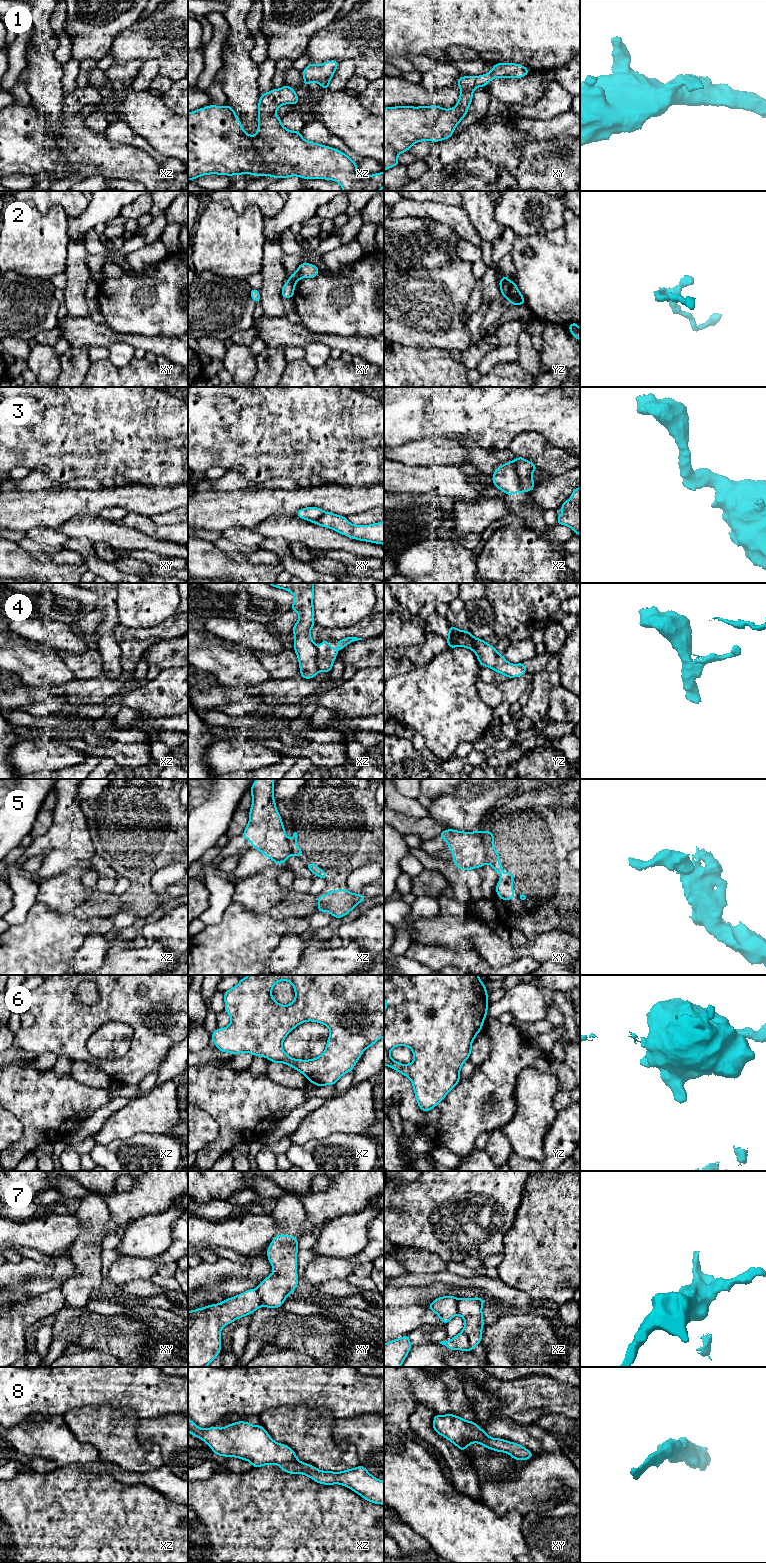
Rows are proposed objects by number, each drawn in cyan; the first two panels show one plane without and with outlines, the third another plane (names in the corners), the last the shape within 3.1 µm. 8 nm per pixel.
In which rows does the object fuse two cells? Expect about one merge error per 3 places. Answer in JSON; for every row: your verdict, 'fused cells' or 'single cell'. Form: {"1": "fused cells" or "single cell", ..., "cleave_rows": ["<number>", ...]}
{"1": "single cell", "2": "fused cells", "3": "fused cells", "4": "fused cells", "5": "fused cells", "6": "fused cells", "7": "fused cells", "8": "single cell", "cleave_rows": ["2", "3", "4", "5", "6", "7"]}

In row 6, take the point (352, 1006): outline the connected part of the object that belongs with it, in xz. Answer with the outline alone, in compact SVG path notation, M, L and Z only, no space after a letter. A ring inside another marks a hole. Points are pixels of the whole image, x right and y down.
M248 975L224 992L224 1001L224 1010L230 1015L231 1023L225 1028L217 1028L210 1038L219 1051L233 1055L251 1053L271 1062L282 1062L301 1072L309 1082L319 1087L335 1085L343 1074L355 1067L367 1048L384 1037L384 975ZM278 981L288 981L293 985L295 1000L290 1005L281 1005L272 998L272 988ZM307 1021L321 1023L329 1028L326 1049L315 1059L293 1059L285 1053L282 1043L294 1028Z

